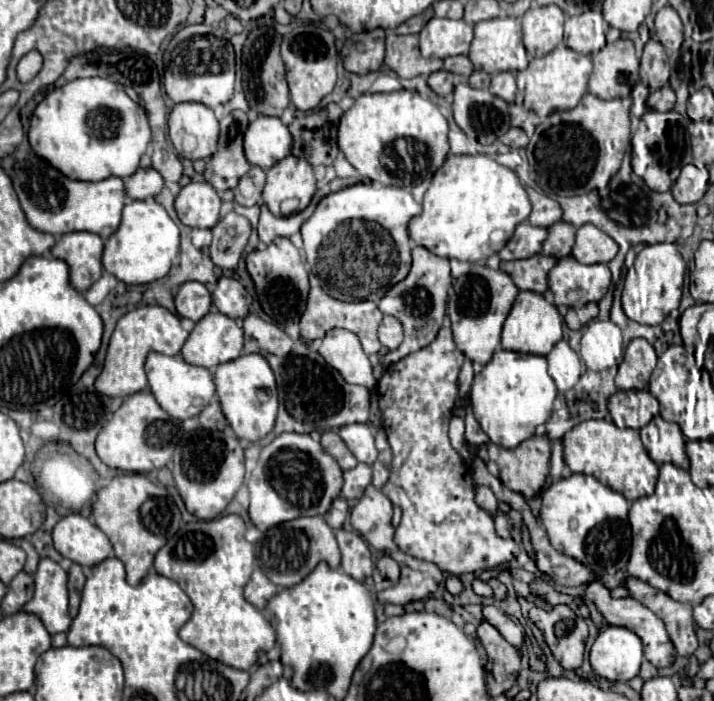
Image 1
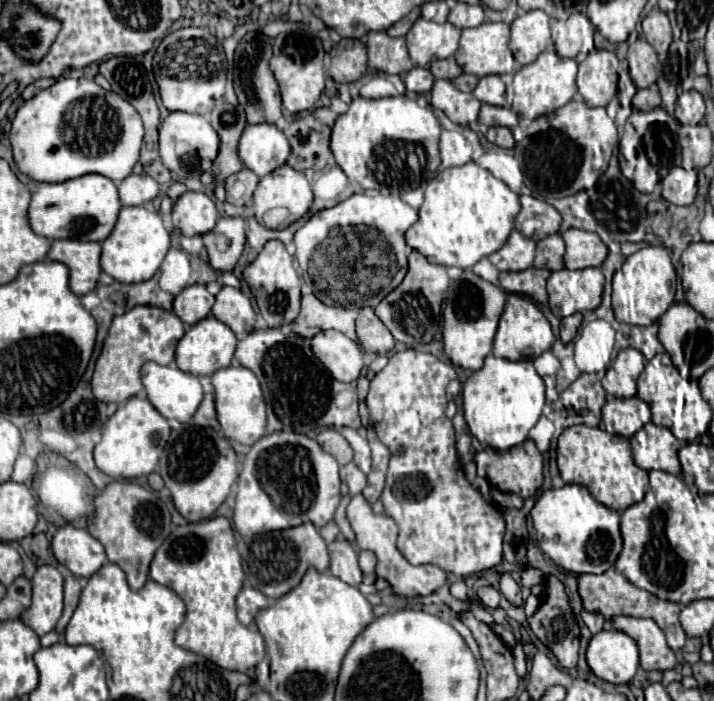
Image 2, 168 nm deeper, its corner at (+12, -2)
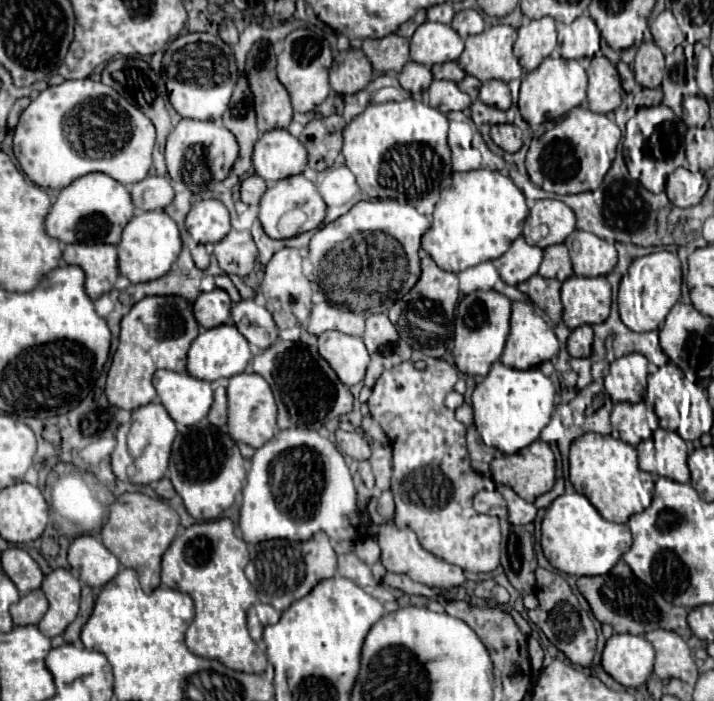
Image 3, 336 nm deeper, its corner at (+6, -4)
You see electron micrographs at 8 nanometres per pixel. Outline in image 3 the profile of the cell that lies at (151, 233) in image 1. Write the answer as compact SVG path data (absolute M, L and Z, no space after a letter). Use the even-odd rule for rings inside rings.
M152 210L152 212L140 212L136 214L124 228L122 240L116 246L118 248L118 270L122 276L126 276L132 284L150 282L160 276L164 276L172 262L178 258L182 240L176 222L164 212L164 210Z

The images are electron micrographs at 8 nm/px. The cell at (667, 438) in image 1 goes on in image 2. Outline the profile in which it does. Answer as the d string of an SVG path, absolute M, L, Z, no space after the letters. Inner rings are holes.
M648 422L640 432L636 432L636 436L630 438L630 444L634 462L642 470L664 470L676 476L680 474L680 440L668 428Z

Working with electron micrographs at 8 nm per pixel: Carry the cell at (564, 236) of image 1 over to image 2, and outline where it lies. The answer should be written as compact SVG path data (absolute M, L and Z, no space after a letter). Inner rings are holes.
M560 234L546 236L536 246L536 260L534 268L548 268L550 272L564 268L564 240Z

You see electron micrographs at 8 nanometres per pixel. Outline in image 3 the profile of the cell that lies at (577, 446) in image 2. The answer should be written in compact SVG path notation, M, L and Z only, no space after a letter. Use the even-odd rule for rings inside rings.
M586 432L570 446L570 482L606 520L620 524L628 522L632 514L646 510L654 494L654 476L638 468L636 448L612 436L594 432Z

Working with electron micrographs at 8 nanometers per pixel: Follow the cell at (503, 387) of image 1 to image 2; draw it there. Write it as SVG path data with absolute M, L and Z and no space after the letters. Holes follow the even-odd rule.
M490 354L484 360L484 366L464 382L464 390L462 390L462 398L464 398L464 418L466 418L468 426L470 426L472 436L476 436L482 446L490 446L494 450L508 450L512 446L522 444L528 438L530 428L542 416L544 390L546 390L544 388L544 380L536 374L536 368L534 368L532 360L512 362L512 360L496 358L496 356Z

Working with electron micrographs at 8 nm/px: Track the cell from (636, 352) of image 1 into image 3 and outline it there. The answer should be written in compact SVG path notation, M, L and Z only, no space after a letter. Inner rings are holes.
M626 354L610 364L606 392L614 402L640 402L646 394L648 360L642 354Z

